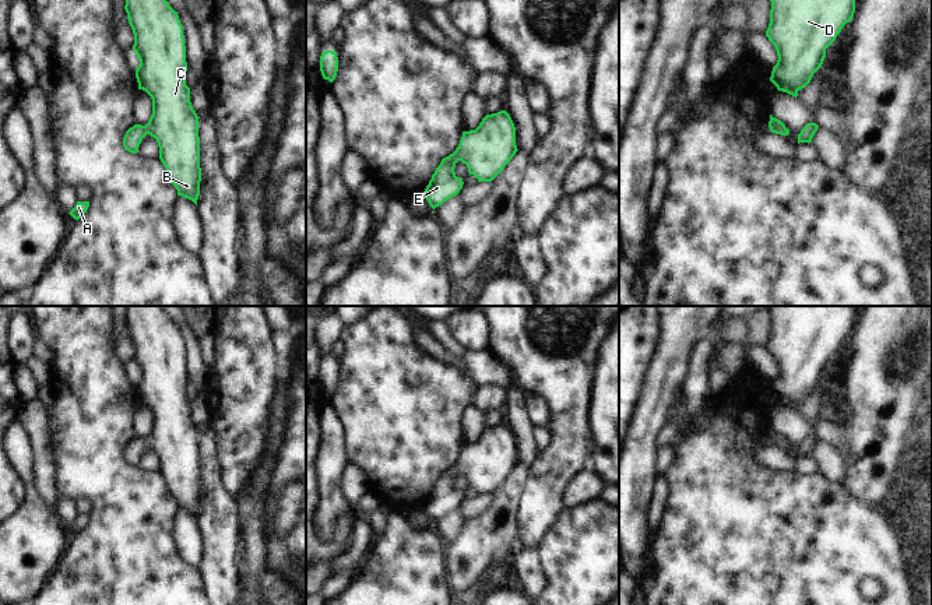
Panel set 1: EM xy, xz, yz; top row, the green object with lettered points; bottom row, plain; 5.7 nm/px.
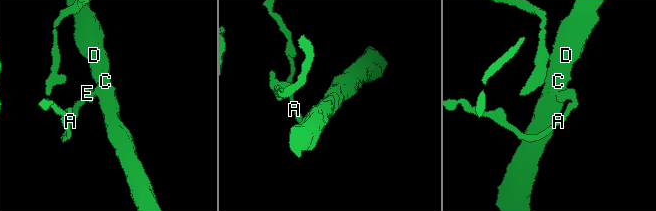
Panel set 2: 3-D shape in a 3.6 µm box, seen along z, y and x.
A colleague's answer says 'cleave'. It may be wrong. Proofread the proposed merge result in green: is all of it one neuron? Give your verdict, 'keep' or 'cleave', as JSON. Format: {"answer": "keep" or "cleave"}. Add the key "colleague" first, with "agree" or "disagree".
{"colleague": "disagree", "answer": "keep"}

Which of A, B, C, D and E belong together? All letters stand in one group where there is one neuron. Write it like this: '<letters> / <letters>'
A B C D E

